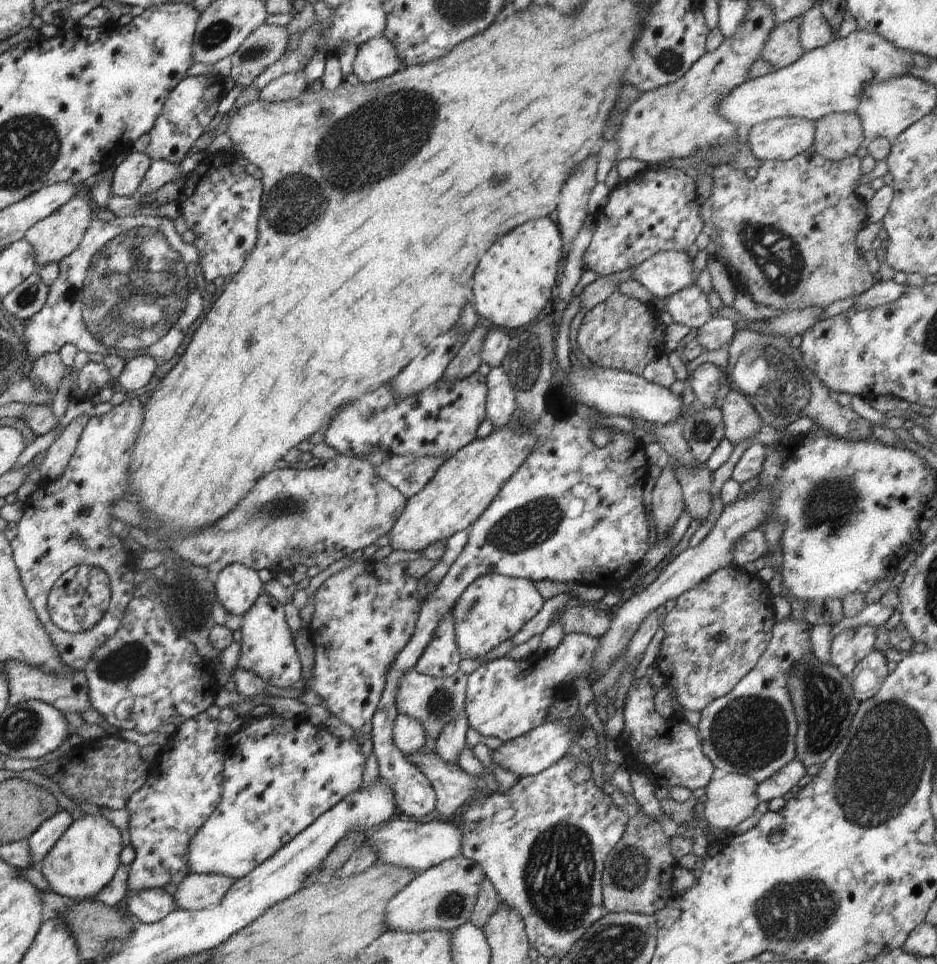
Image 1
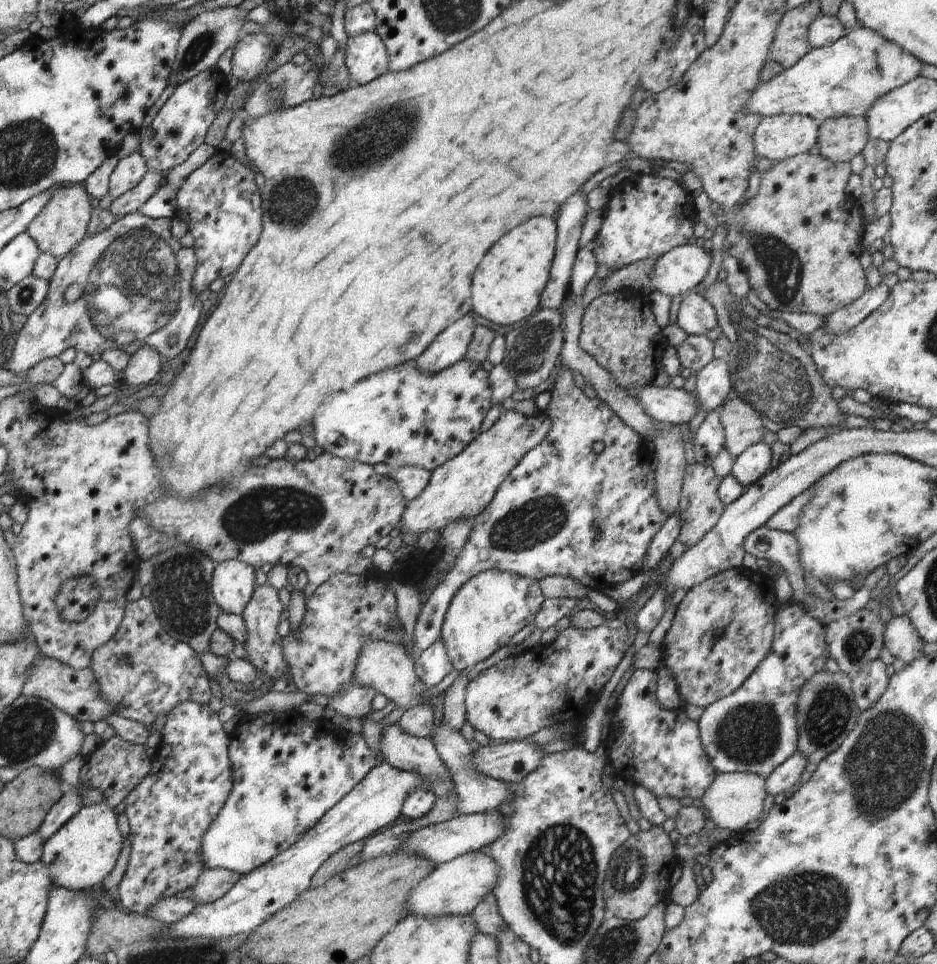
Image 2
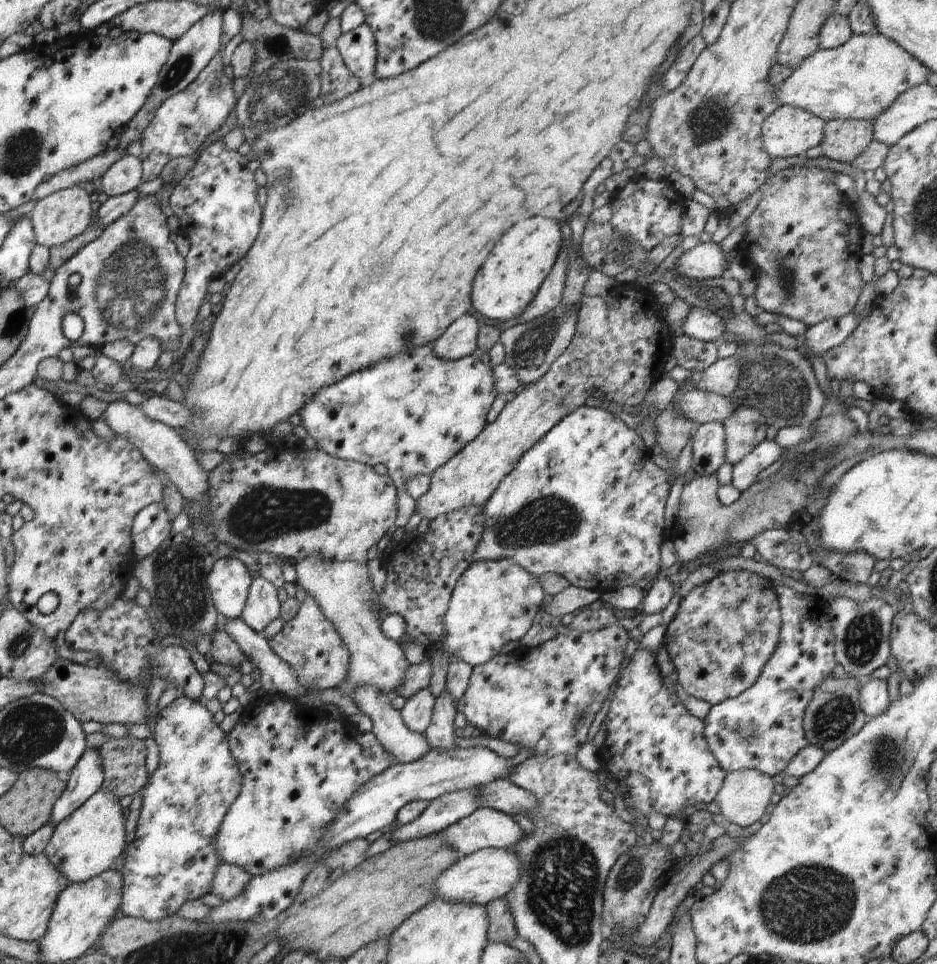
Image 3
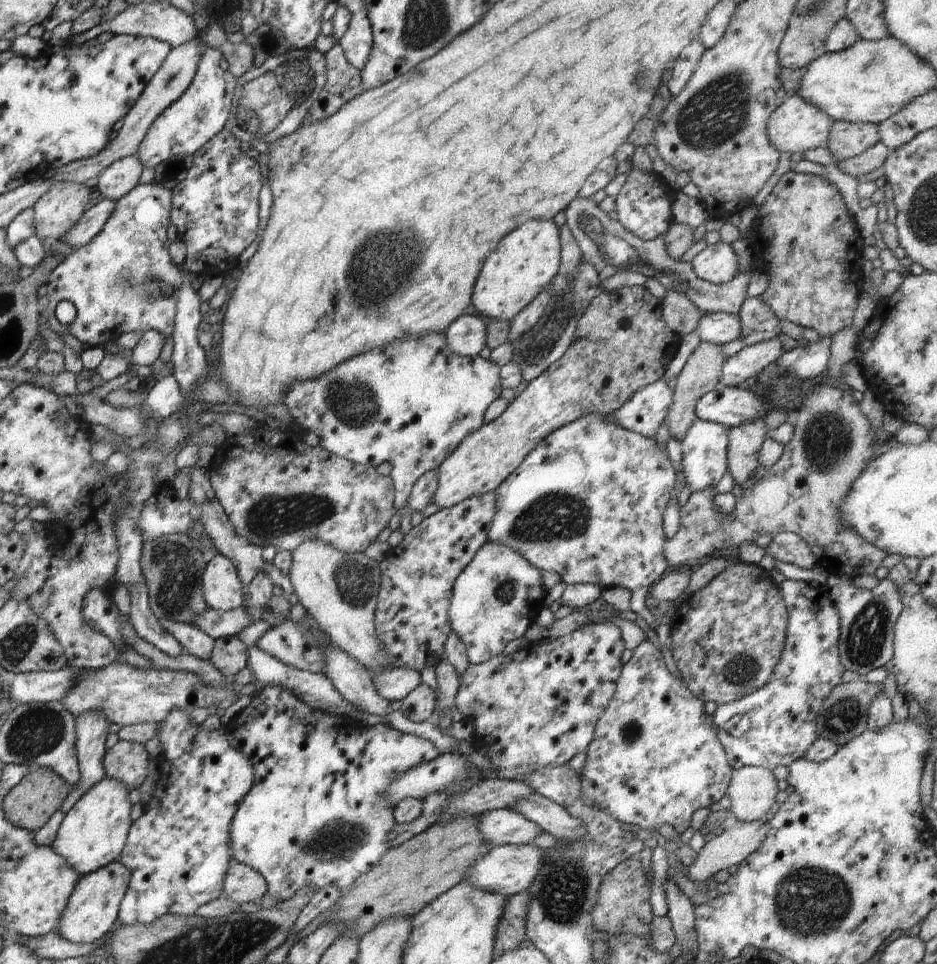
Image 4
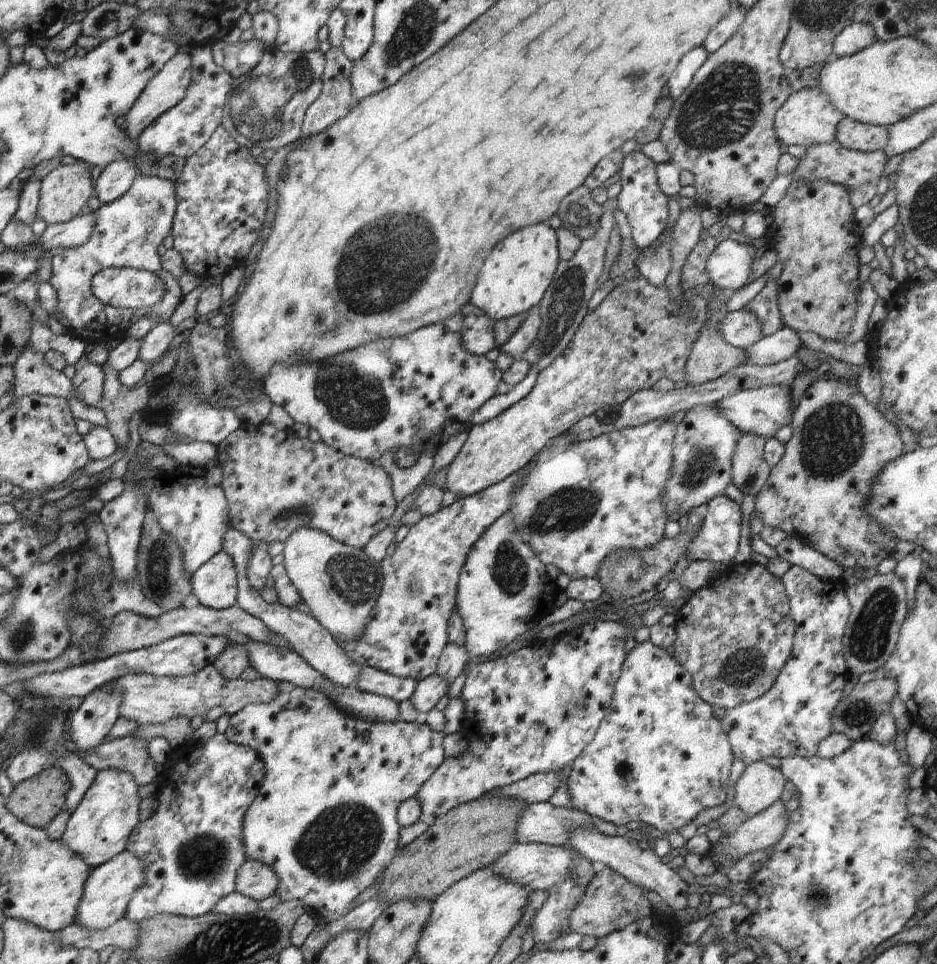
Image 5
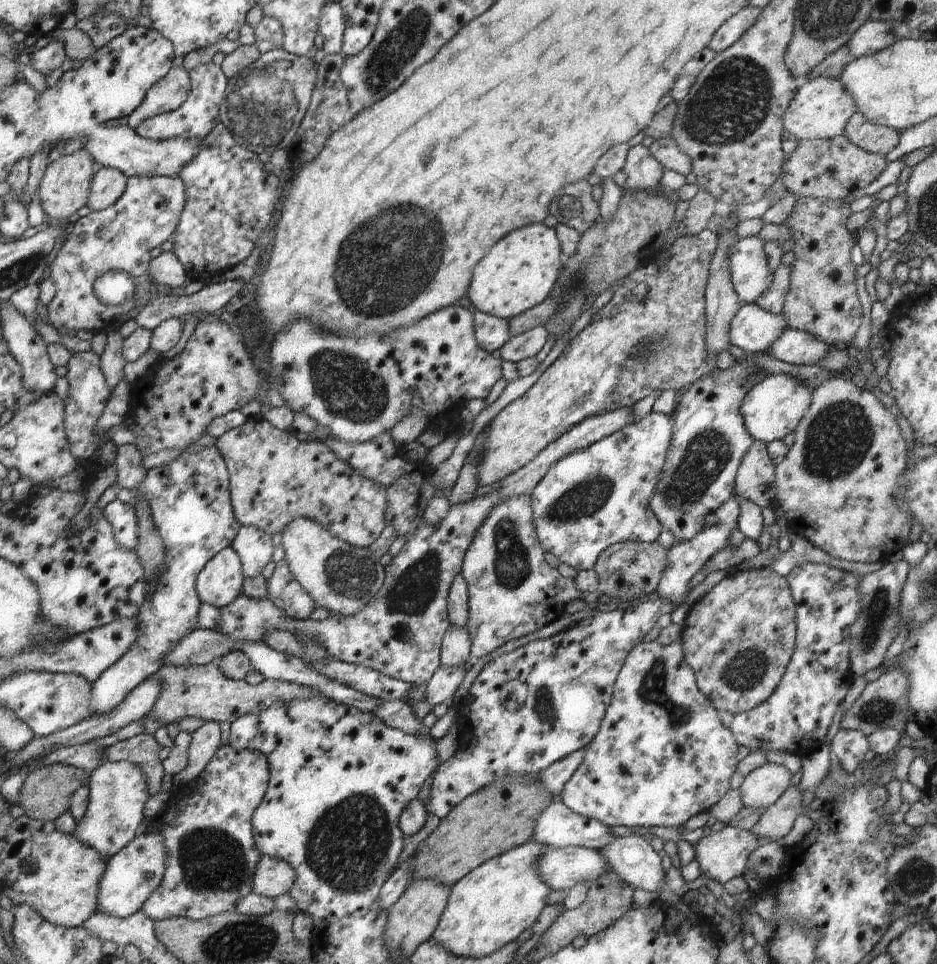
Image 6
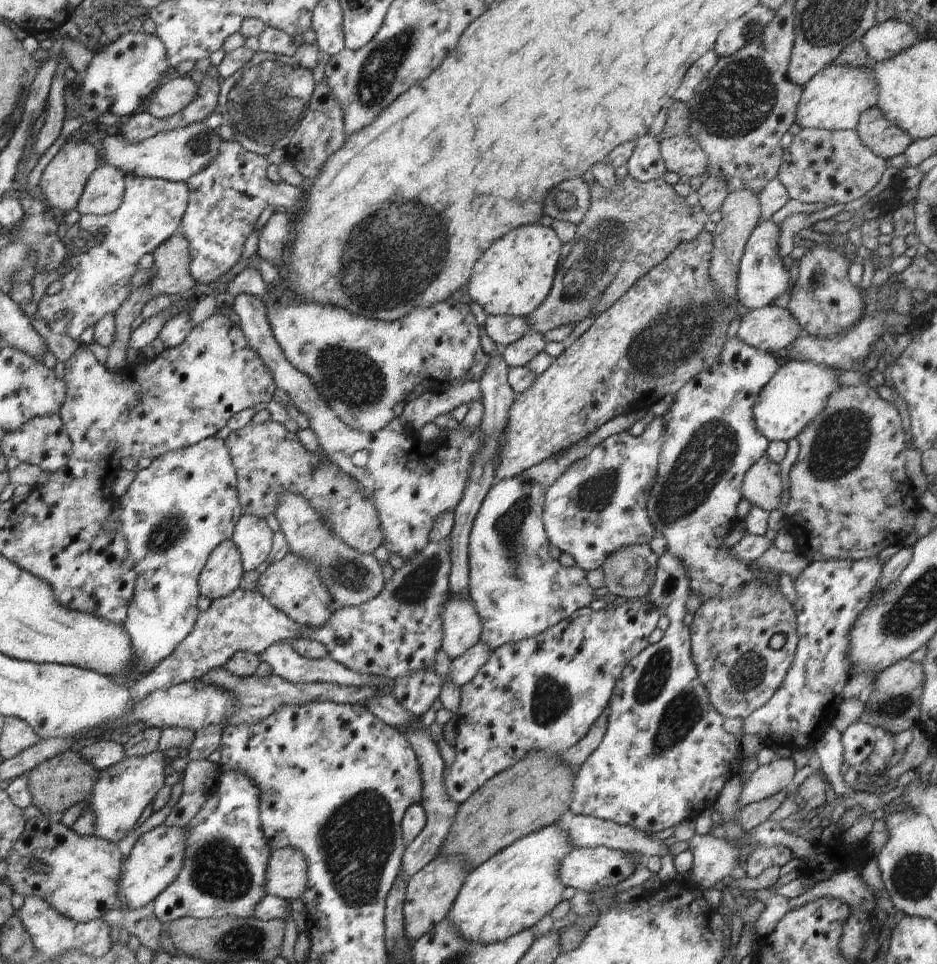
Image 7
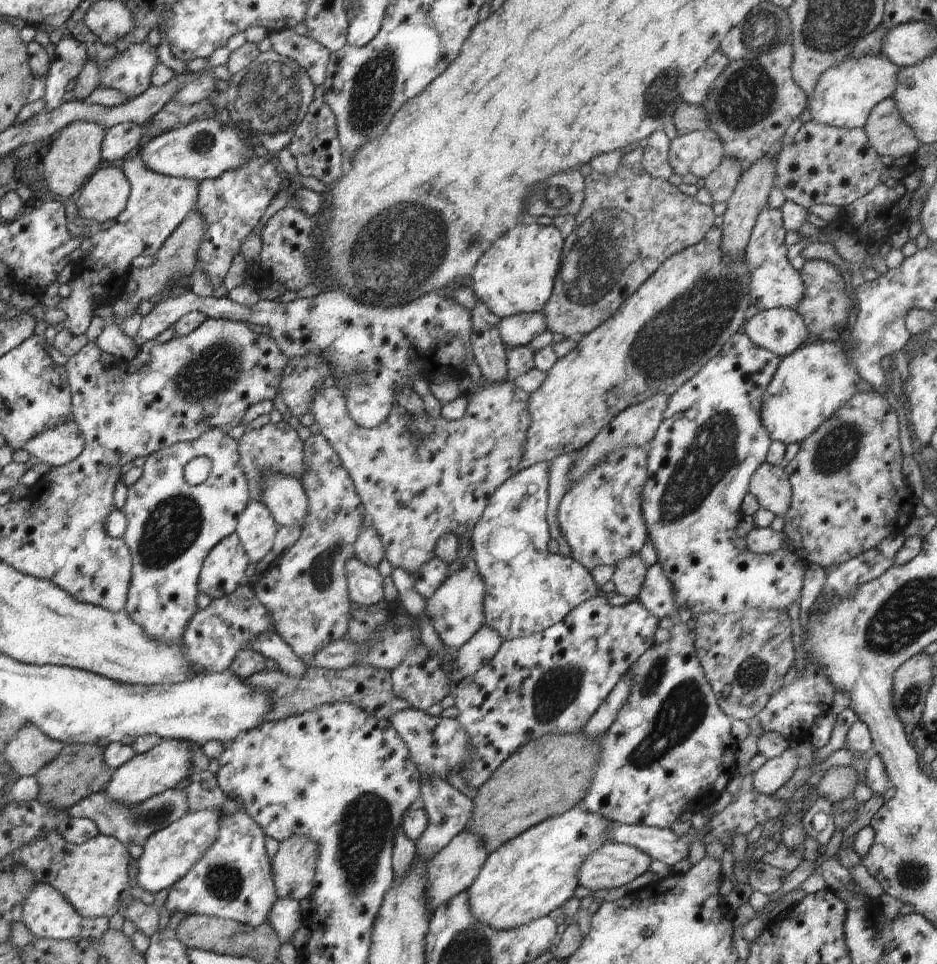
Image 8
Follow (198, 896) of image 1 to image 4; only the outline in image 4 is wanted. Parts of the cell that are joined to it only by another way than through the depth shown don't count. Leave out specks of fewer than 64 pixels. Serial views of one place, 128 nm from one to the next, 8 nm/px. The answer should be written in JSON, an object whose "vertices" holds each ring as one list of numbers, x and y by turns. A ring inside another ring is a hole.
{"vertices":[[237,860,228,862,228,872,224,878,223,894,238,904,259,902,266,896,268,884,260,872]]}

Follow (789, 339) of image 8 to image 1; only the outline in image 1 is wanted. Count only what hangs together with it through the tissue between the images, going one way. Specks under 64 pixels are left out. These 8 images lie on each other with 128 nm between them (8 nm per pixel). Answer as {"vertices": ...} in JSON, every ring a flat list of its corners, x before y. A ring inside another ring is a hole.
{"vertices":[[694,283,666,298,665,305,674,323,683,324,695,330,715,315,707,296]]}

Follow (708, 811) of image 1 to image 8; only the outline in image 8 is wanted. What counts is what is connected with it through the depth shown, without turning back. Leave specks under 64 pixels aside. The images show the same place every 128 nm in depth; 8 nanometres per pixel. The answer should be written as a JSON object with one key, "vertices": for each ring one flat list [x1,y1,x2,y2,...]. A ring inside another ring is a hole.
{"vertices":[[791,749,786,750,782,756,767,759,752,774,754,790,766,796,773,796,775,792,778,792,778,789,782,788,792,778,801,764,802,762]]}

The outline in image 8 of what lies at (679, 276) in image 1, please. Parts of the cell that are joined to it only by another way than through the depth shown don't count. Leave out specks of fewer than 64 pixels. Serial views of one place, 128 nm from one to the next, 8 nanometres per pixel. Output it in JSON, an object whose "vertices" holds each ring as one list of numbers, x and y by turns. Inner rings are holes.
{"vertices":[[766,206,757,216,750,240,745,248,746,264,750,270,750,305,759,311,773,308,796,310,804,296,804,284,799,269,787,259,786,234,780,209]]}

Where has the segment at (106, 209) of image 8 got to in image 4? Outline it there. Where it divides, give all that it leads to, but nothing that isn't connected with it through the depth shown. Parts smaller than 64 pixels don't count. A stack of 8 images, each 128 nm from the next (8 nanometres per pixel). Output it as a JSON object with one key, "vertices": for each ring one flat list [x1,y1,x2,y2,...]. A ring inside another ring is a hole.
{"vertices":[[137,154,121,158,100,174,96,189,105,196,104,198,118,201,138,184,143,169]]}

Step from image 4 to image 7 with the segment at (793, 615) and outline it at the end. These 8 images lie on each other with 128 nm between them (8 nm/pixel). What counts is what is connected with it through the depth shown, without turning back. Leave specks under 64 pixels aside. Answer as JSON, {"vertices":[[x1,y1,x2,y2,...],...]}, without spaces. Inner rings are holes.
{"vertices":[[880,556,860,560,827,560,811,562,794,580,796,601,793,609,797,616,798,644,794,660,782,681,780,688,768,702,742,719,742,735,758,736,766,746,786,745,795,750,808,750,822,738,826,729,833,724,836,713,843,702,842,690,849,680,848,634,856,622,856,616,868,606,876,582,880,580,884,565]]}

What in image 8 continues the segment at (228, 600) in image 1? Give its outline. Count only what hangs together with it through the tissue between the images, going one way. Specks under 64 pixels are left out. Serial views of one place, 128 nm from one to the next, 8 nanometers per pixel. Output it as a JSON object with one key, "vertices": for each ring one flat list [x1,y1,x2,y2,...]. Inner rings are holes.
{"vertices":[[238,534,222,538,208,552,199,574,199,591,211,599,232,594,245,583,244,571,249,560]]}

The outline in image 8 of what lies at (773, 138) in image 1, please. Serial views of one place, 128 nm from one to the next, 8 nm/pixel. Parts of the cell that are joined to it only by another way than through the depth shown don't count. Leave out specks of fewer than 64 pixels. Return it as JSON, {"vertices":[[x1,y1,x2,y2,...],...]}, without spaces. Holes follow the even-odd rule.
{"vertices":[[884,54,848,58,822,73,814,92,808,97,807,108,813,120,820,124,850,130,863,128,872,108,894,94,898,70,900,67,890,62]]}

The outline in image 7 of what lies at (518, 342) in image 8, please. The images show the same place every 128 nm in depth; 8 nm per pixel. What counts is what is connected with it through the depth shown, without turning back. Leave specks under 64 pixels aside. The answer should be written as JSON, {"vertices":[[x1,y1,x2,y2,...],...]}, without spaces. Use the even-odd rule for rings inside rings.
{"vertices":[[488,315,484,322,484,332,500,348,514,344,526,334,532,334,526,318,506,315]]}

